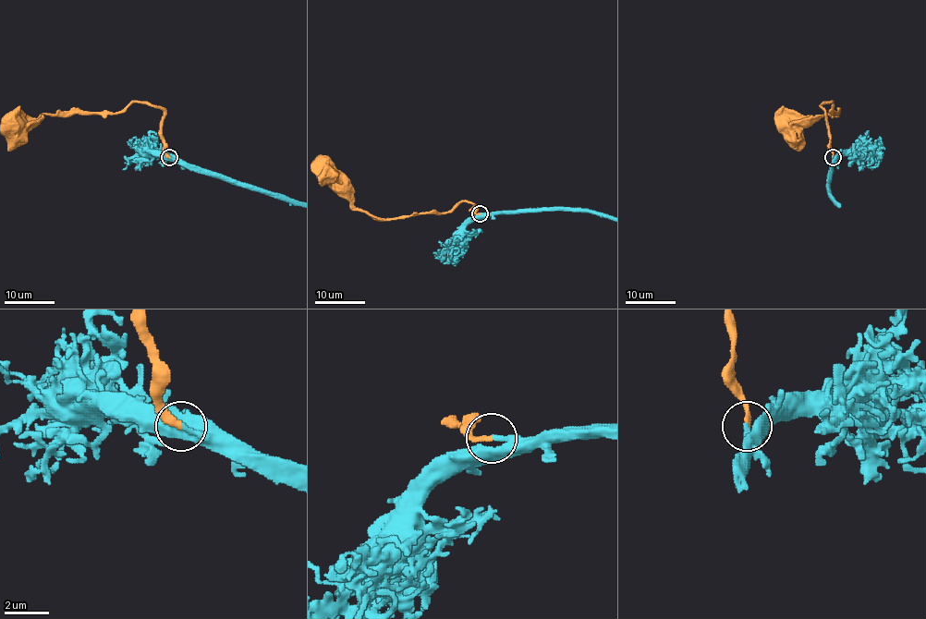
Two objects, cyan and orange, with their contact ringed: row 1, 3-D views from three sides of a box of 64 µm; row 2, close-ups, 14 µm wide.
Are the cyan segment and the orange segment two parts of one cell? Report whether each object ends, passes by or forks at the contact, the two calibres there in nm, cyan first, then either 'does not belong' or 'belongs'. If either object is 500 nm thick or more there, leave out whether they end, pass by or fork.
cyan ends there; orange ends there; 200 nm thick on the cyan side, 280 nm on the other; belongs

